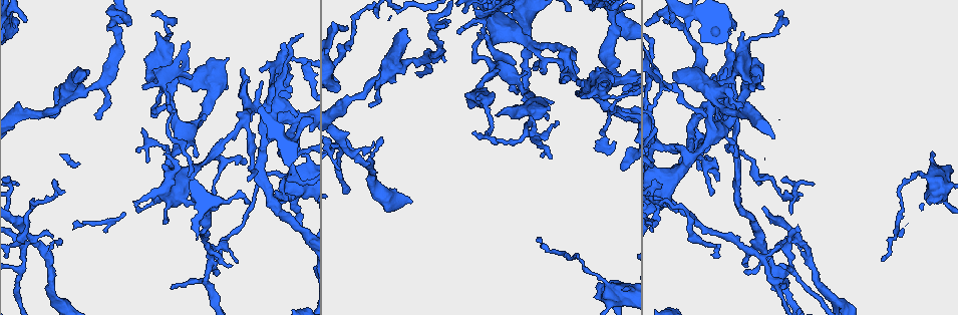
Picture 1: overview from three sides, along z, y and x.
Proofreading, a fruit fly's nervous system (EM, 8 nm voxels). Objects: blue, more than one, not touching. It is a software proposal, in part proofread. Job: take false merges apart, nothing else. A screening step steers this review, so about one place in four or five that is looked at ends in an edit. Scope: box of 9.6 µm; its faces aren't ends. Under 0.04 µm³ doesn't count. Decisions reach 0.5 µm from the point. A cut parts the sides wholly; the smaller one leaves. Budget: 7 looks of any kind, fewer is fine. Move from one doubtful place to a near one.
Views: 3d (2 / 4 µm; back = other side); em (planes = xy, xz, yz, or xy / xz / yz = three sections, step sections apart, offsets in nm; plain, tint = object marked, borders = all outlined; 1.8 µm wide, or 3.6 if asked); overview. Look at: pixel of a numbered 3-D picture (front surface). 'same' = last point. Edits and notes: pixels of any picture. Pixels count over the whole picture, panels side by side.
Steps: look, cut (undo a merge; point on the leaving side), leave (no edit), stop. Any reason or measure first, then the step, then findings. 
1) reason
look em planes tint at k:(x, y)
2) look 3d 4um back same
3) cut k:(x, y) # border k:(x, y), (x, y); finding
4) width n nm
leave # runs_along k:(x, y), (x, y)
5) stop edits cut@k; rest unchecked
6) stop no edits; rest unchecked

calibre changes
look 3d 2um at 1:(729, 80)

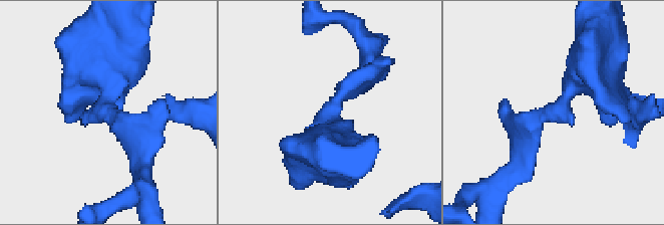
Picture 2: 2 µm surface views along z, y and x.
look em planes tint at 2:(555, 113)

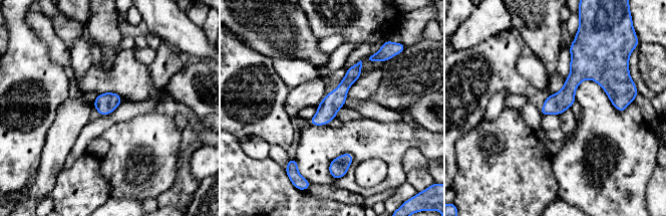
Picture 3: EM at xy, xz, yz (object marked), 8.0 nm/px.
leave # continuous, no second neuron

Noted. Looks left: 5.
sharp bend
look em 3.6um xy step 16 tint at 1:(33, 239)

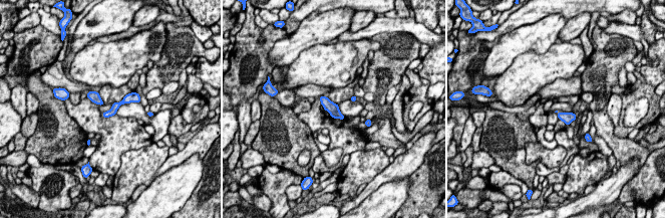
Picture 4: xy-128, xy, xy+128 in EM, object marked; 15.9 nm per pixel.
look em 3.6um planes borders same

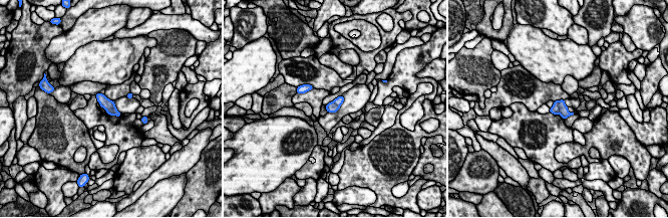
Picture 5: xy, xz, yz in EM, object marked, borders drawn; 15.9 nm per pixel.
width 170 nm
cut 5:(555, 110) # border 5:(557, 100), (559, 113); two neurons meet here

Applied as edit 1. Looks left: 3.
looks like a crossing
look 3d 2um at 1:(266, 109)

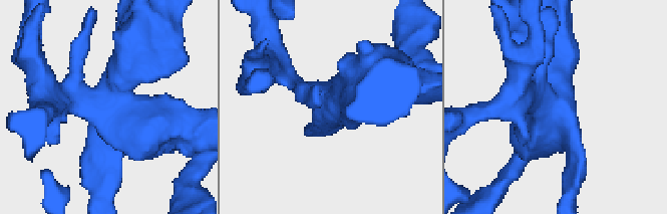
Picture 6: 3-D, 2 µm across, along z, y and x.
look em planes tint at 6:(104, 105)

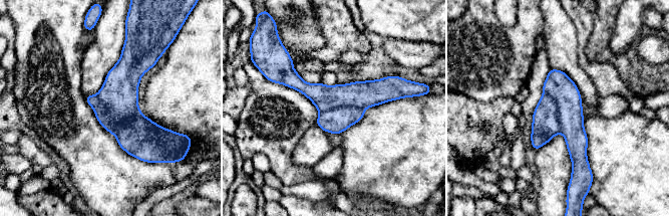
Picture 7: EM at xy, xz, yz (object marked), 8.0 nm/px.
cut 7:(118, 96) # a second neuron is stuck on

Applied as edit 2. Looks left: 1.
stop edits cut@5, cut@7; rest unchecked

